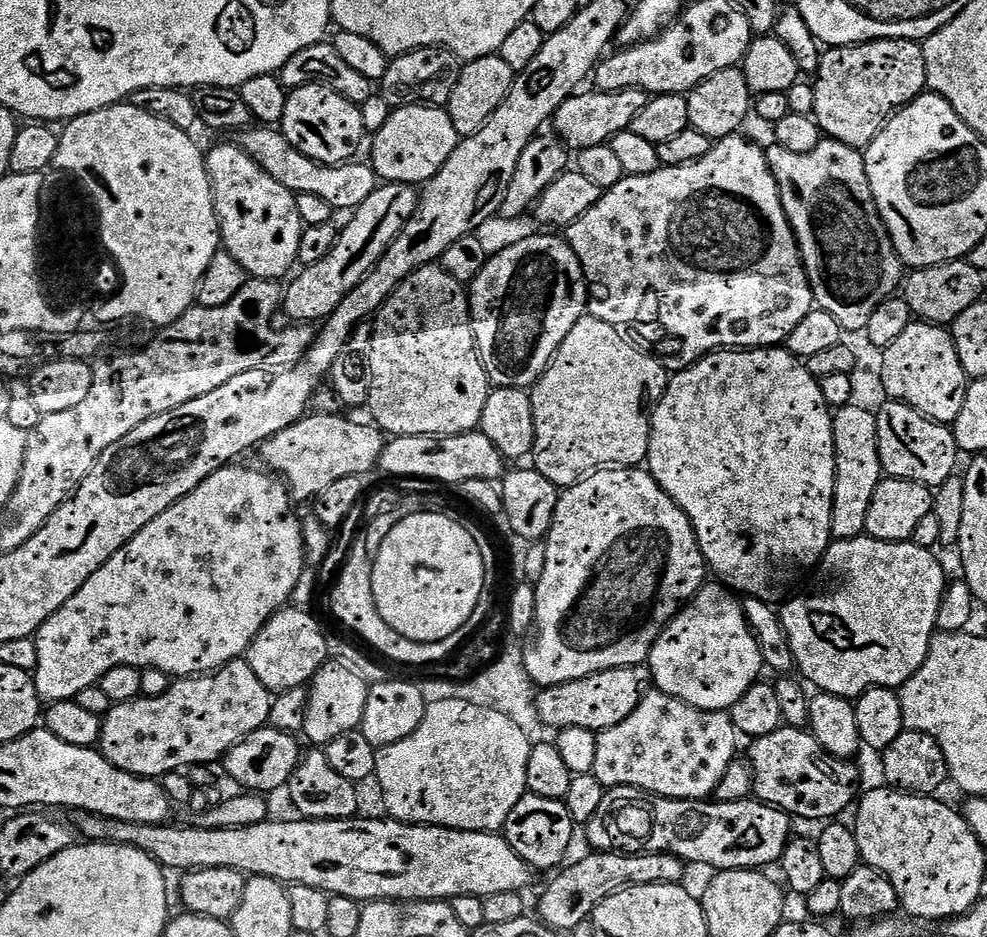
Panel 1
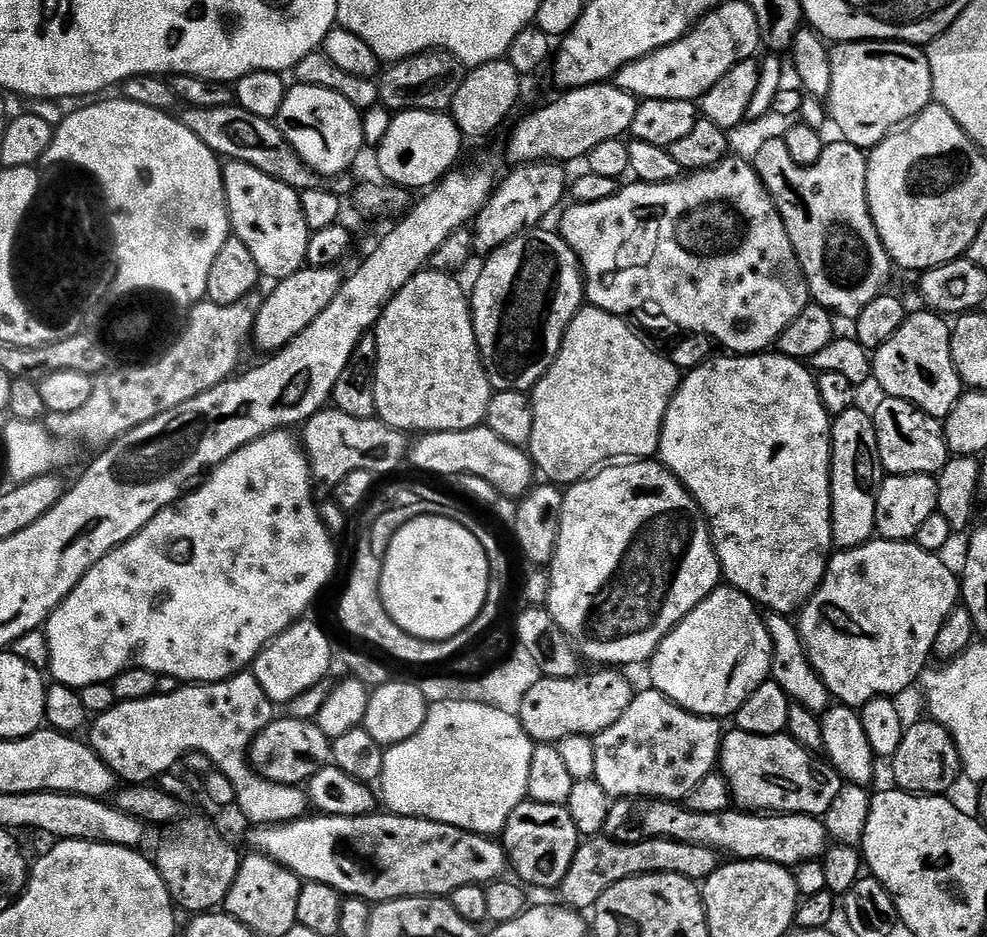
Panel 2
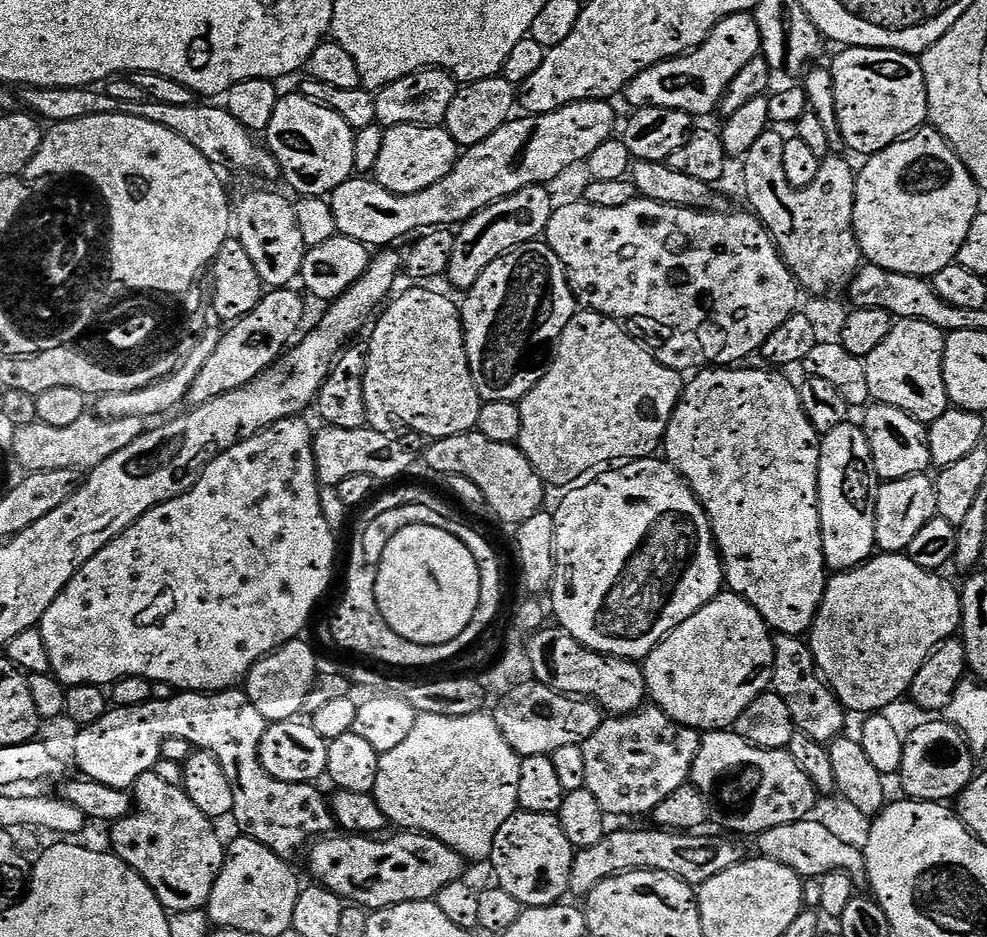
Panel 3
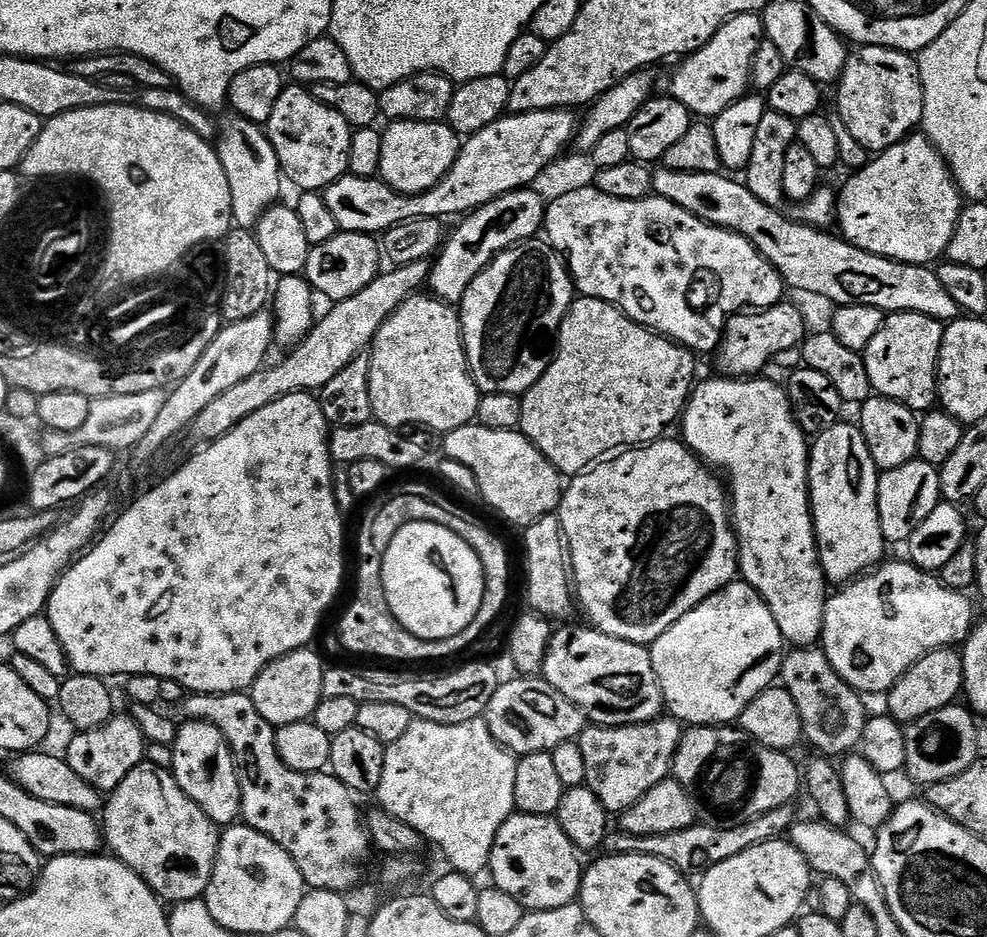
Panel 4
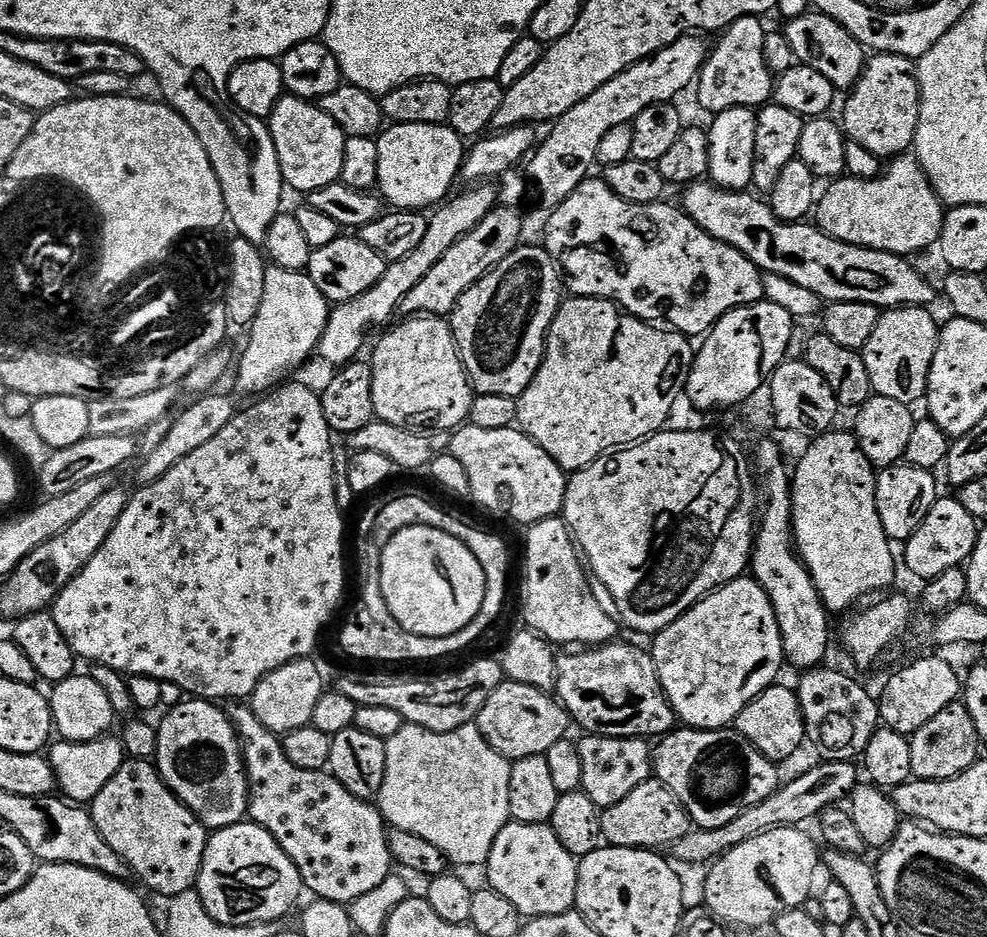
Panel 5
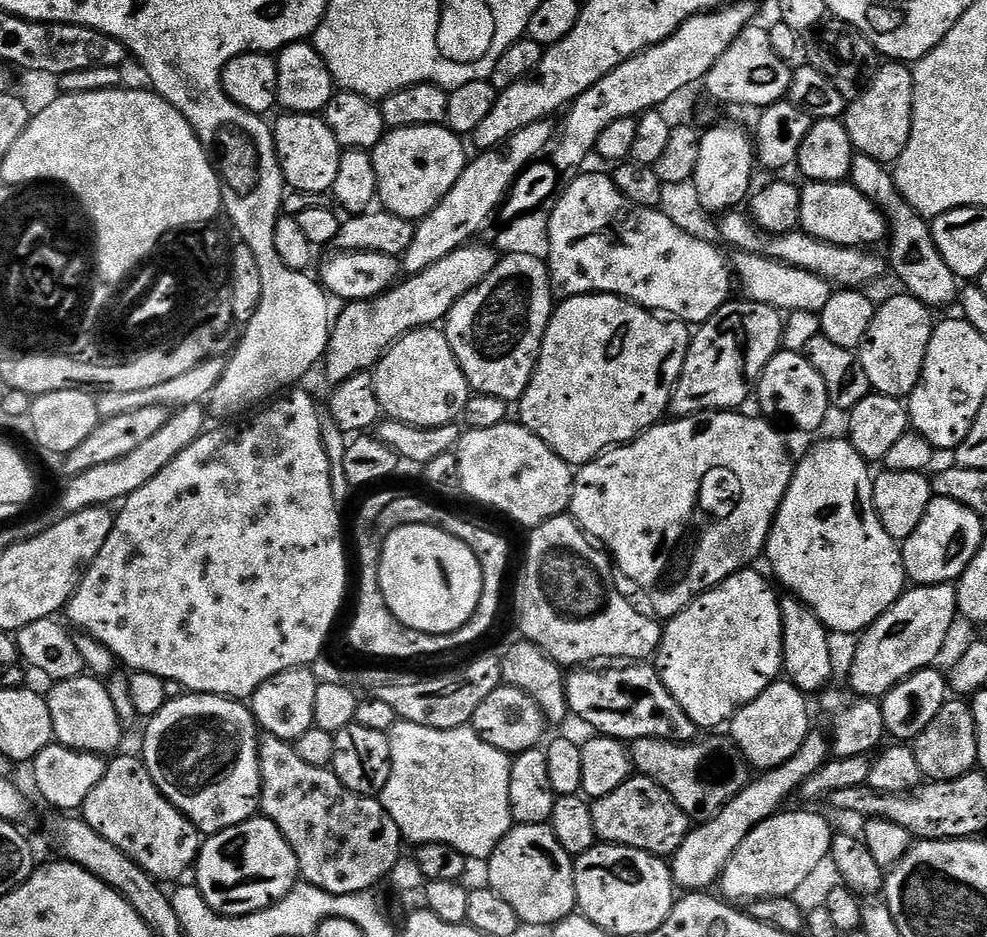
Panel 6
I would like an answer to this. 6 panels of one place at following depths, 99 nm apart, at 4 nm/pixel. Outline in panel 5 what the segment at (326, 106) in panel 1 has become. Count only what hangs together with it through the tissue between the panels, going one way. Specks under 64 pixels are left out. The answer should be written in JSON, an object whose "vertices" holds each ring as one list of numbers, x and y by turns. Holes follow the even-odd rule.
{"vertices":[[285,94,274,106,266,123,274,138,284,183,291,191,293,188,301,194,317,192,340,180,346,137,338,122,323,112,319,103]]}

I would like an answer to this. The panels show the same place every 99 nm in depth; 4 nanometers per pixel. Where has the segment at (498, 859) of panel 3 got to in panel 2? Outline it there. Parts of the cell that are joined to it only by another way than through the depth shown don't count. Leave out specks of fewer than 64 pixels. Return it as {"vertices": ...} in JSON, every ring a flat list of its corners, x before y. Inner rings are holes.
{"vertices":[[528,800,519,804,510,814,510,818,504,824,502,843,507,863,511,871,512,868,516,871,514,876,519,883,529,889,554,890,564,881,566,870,570,868,570,862,582,843,582,837,565,805,543,804]]}

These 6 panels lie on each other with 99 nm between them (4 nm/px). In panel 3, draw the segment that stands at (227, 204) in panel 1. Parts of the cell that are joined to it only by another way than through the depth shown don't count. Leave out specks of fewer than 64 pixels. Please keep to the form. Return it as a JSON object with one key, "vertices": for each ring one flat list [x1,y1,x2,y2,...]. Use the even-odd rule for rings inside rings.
{"vertices":[[276,192,246,193,240,201,235,201,234,228,269,289,291,285,292,279,299,277,306,245,291,199,288,201]]}

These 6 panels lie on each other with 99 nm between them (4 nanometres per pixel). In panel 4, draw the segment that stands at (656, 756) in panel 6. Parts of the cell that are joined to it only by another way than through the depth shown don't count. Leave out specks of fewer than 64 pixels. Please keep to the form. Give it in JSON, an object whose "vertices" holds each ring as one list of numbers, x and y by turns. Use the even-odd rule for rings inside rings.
{"vertices":[[692,726,680,737,680,745,674,754,671,775,690,794,699,823,715,828,742,826,770,810,789,807,792,799,802,792,802,772,791,760,788,752,767,748,747,736,736,726]]}

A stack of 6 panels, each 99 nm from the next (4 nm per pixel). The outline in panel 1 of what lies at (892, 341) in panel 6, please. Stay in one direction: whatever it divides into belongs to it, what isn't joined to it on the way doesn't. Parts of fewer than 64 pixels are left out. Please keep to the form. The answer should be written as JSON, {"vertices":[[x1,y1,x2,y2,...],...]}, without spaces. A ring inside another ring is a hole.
{"vertices":[[927,322,910,323,888,348,883,349,882,356,880,380,893,401,909,404,942,425,954,423,962,411,962,402,966,402,970,377,964,373,956,344,947,327]]}

